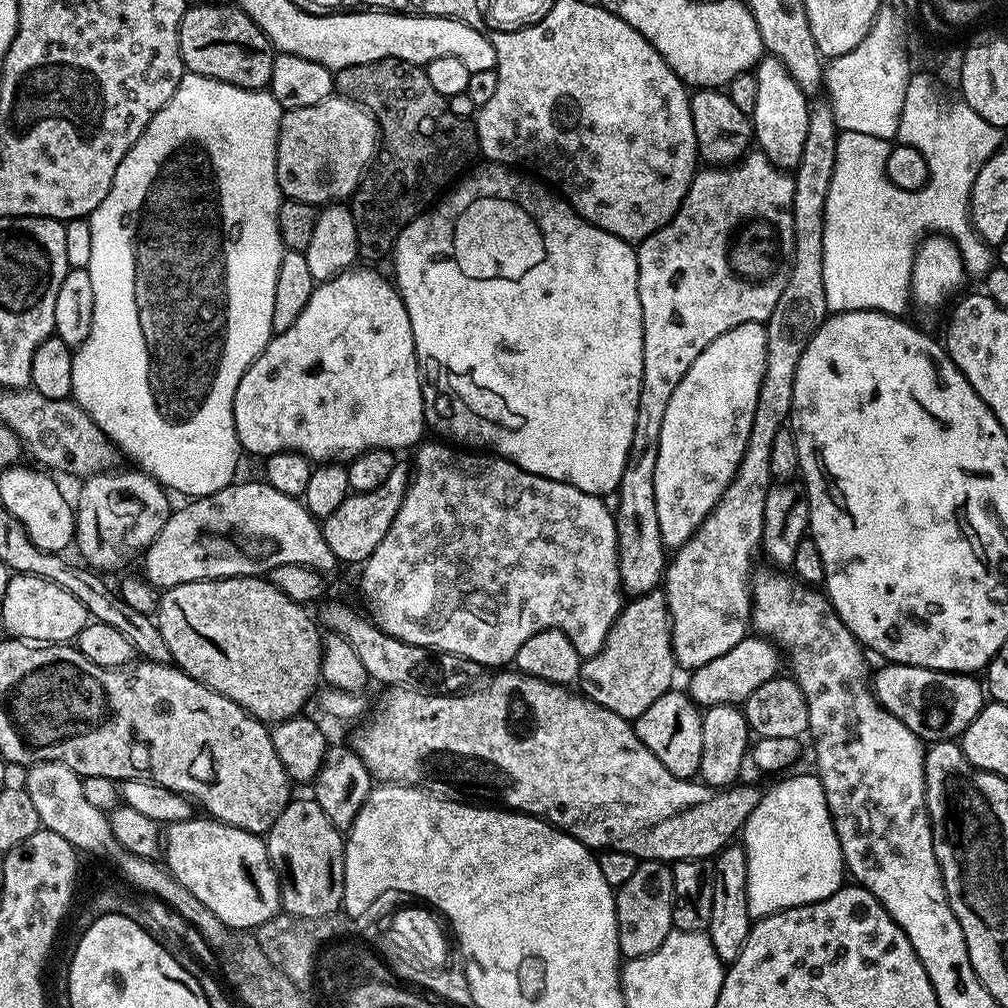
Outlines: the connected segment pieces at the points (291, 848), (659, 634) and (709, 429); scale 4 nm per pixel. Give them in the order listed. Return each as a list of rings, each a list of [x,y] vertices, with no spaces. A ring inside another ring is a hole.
[[[289,799],[282,814],[278,814],[274,826],[266,833],[268,857],[280,877],[280,907],[287,915],[322,918],[341,911],[344,903],[344,842],[341,829],[334,827],[330,818],[322,814],[322,806],[318,806],[316,799]]]
[[[653,590],[629,599],[621,608],[618,618],[610,626],[606,634],[606,642],[598,654],[587,657],[580,665],[578,688],[589,700],[598,702],[598,706],[606,706],[606,710],[614,710],[614,714],[632,722],[662,694],[673,687],[672,679],[678,673],[676,655],[672,649],[672,623],[668,613],[668,603],[663,591]]]
[[[742,322],[742,326],[734,326],[734,330],[726,330],[726,334],[718,334],[698,358],[694,358],[694,366],[686,370],[682,382],[678,382],[678,390],[670,398],[670,407],[666,410],[666,418],[662,422],[662,438],[658,442],[658,462],[654,462],[654,506],[658,510],[658,530],[662,530],[662,542],[665,549],[675,550],[680,548],[691,538],[702,526],[702,522],[710,514],[710,510],[722,498],[726,486],[734,478],[738,466],[742,462],[742,454],[746,450],[746,444],[750,438],[750,428],[754,426],[754,408],[758,406],[758,390],[764,381],[764,371],[766,370],[766,338],[768,329],[764,324],[758,322]]]

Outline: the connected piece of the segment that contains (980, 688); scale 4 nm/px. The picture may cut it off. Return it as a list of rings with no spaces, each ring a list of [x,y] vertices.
[[[909,664],[883,665],[871,673],[870,683],[876,701],[898,722],[902,722],[914,734],[925,742],[938,740],[955,741],[978,718],[986,703],[986,688],[983,683],[976,681],[972,674],[958,672],[935,672],[929,668],[919,668]]]

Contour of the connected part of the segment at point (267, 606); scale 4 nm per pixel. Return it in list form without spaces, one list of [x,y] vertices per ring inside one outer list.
[[[231,576],[230,578],[222,578],[221,580],[186,582],[173,588],[163,589],[158,596],[154,619],[163,640],[166,641],[166,646],[170,650],[172,664],[175,667],[181,668],[187,676],[194,677],[198,682],[202,682],[215,692],[221,692],[226,698],[238,702],[238,706],[242,706],[242,710],[246,710],[250,715],[256,717],[257,720],[263,720],[265,724],[271,726],[280,720],[289,720],[290,718],[301,715],[307,709],[304,707],[307,706],[308,699],[312,695],[312,699],[317,695],[318,687],[316,688],[316,683],[319,685],[322,680],[320,674],[322,632],[318,624],[318,629],[316,629],[315,622],[308,617],[308,611],[309,609],[305,605],[286,598],[286,594],[282,594],[282,590],[278,590],[272,585],[271,579],[258,576]]]

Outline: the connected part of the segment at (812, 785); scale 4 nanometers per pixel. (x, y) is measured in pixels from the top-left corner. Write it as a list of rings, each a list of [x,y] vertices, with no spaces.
[[[792,774],[777,779],[780,781],[769,792],[765,791],[761,795],[758,806],[754,806],[750,818],[742,829],[742,847],[748,867],[746,894],[753,921],[761,920],[763,916],[769,916],[787,908],[797,908],[803,904],[825,900],[846,884],[844,855],[840,849],[838,834],[832,825],[832,815],[828,809],[820,777],[815,774],[790,775]]]

